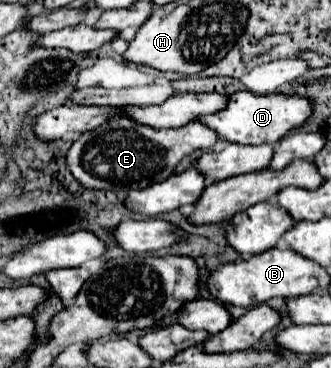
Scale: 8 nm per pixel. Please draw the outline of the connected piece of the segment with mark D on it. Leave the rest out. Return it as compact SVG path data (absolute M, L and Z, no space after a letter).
M250 90L234 92L228 96L228 104L224 110L218 110L208 116L198 116L196 120L210 130L216 132L218 140L234 142L234 144L276 144L282 136L286 136L294 126L302 124L310 116L310 102L302 96L292 98L276 98L274 94L258 96Z

